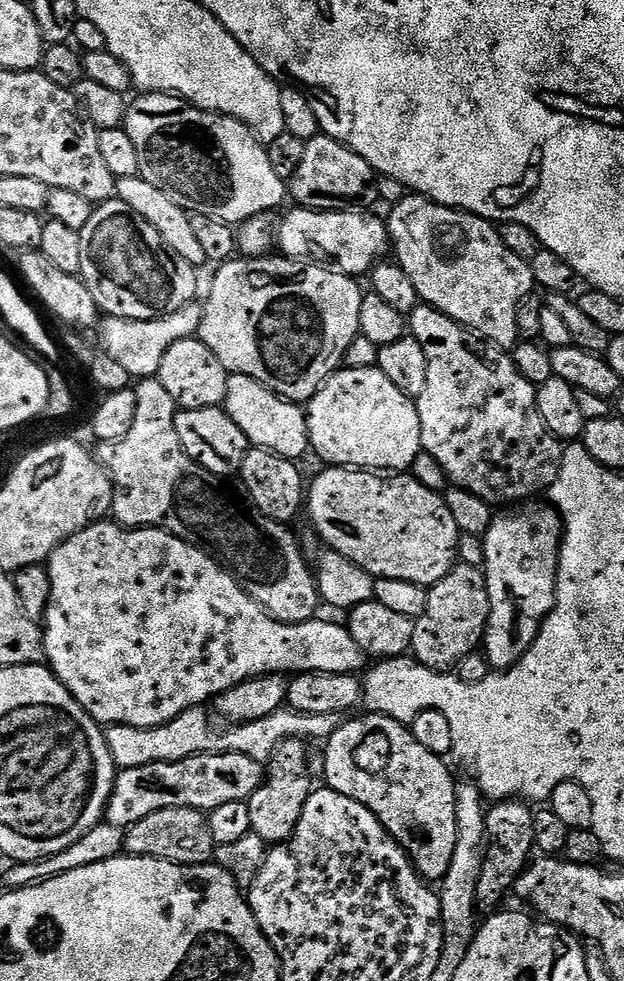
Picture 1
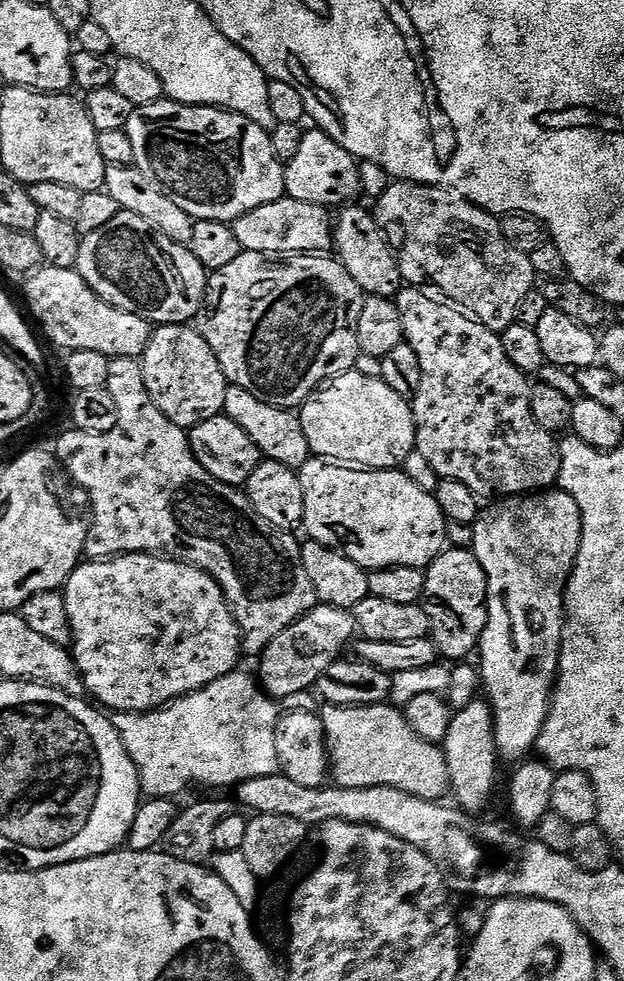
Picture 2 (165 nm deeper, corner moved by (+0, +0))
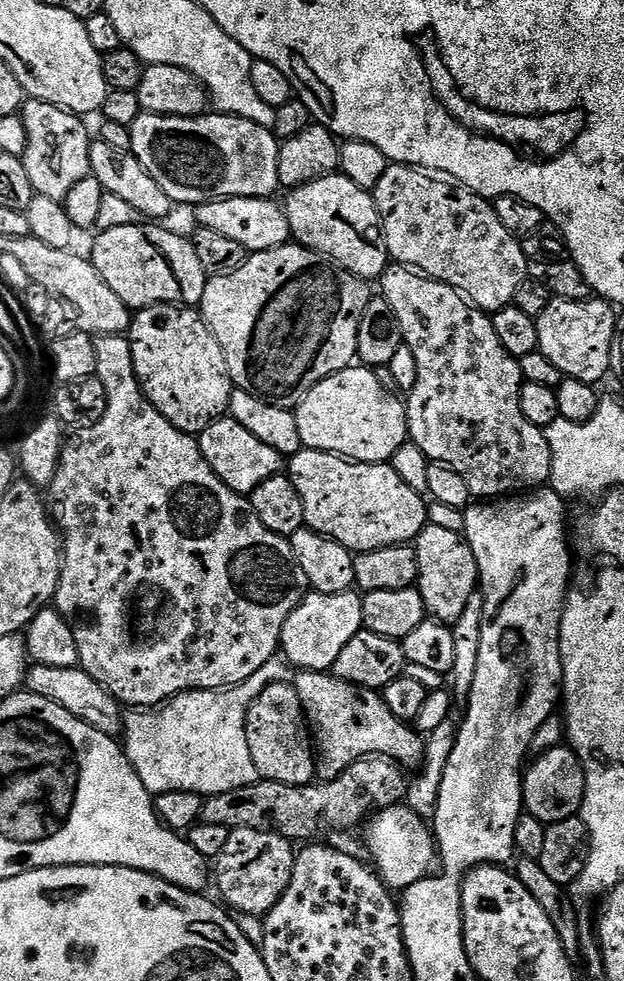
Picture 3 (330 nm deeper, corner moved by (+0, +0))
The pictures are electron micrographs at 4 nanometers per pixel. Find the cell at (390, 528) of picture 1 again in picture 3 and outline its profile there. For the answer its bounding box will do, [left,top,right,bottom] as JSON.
[286,450,429,554]

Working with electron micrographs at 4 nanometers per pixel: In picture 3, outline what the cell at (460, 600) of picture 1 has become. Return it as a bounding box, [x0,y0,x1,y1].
[414,524,480,626]

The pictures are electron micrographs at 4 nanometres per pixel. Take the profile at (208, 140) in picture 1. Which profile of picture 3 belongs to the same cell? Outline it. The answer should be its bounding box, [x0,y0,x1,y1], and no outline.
[132,112,281,206]

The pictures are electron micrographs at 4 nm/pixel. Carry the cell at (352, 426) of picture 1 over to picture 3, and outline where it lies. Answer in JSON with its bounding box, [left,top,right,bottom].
[294,366,409,464]

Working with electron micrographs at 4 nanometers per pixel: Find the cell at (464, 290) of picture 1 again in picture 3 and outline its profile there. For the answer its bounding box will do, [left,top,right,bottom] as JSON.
[374,163,530,314]

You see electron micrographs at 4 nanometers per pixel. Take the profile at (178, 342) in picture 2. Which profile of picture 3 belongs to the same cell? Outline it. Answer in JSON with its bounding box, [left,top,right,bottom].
[130,304,234,434]

